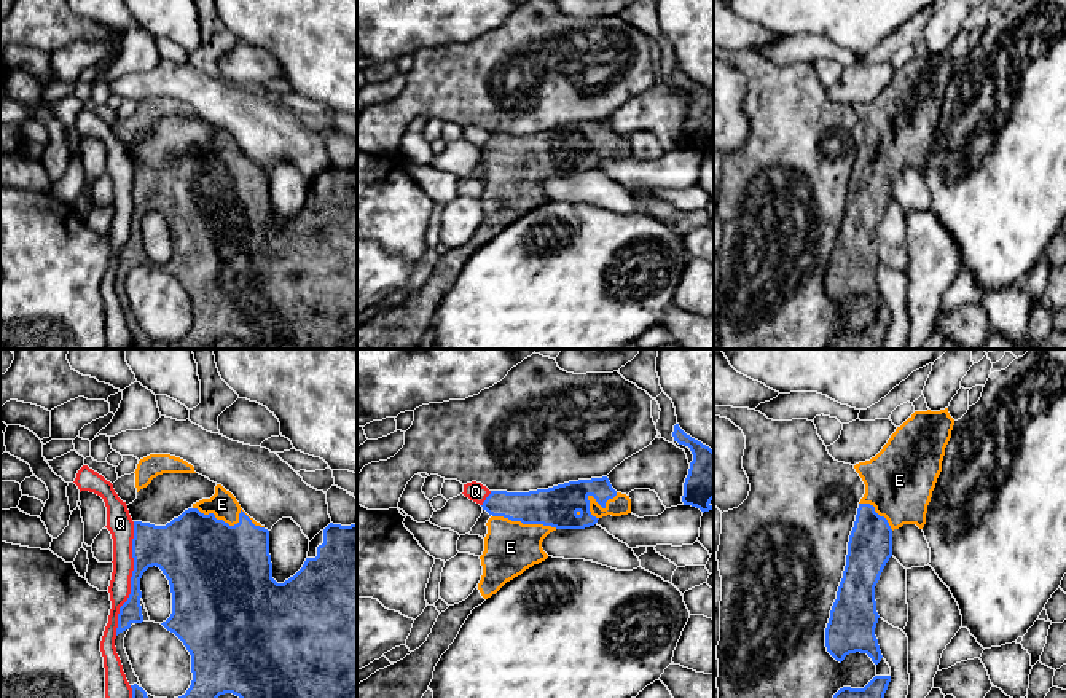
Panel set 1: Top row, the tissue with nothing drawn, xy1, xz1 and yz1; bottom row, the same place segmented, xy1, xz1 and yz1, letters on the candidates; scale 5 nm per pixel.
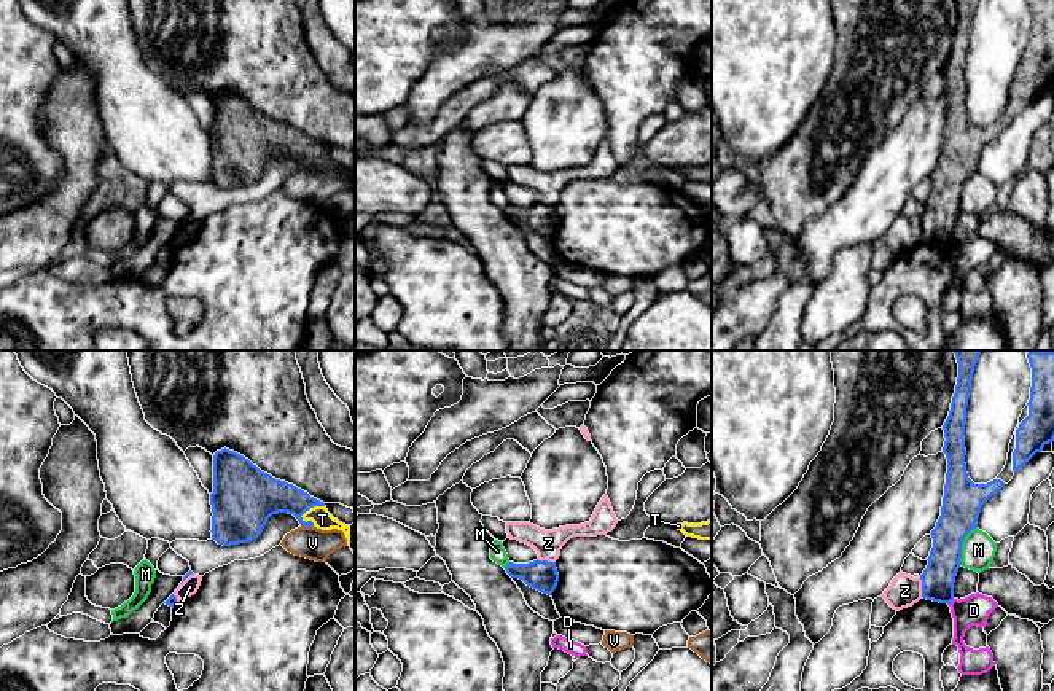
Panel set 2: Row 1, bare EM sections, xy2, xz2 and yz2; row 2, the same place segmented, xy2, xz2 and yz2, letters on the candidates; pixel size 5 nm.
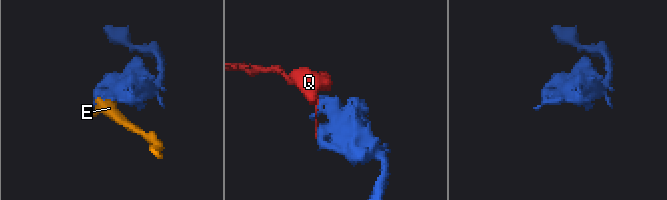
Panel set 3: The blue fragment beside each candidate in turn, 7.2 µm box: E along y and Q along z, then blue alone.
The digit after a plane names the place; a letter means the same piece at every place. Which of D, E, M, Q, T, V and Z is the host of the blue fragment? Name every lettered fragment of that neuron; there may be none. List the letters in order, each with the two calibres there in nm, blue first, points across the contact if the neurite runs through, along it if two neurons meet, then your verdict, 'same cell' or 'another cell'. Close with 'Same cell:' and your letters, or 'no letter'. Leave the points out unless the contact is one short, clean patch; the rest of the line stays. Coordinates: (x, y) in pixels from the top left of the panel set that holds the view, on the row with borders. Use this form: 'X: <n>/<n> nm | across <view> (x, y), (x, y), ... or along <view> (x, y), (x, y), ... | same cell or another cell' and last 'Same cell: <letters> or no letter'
D: 170/160 nm | along yz2 (954, 599), (949, 605) | another cell
E: 500/140 nm | same cell
M: 200/180 nm | another cell
Q: 220/120 nm | another cell
T: 220/100 nm | across xy2 (263, 495), (285, 497), (311, 507), (322, 519) | same cell
V: 190/160 nm | along xy2 (301, 524), (312, 527) | another cell
Z: 170/160 nm | along yz2 (919, 577), (922, 596) | another cell
Same cell: E, T

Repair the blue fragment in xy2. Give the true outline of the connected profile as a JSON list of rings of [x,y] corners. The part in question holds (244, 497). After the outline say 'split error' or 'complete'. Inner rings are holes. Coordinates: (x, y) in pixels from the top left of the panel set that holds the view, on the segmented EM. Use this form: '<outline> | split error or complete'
[[[221,449],[213,455],[212,540],[231,546],[258,538],[272,514],[293,514],[301,525],[342,530],[350,545],[350,525],[334,519],[323,502],[293,484],[261,471],[244,455]]] | split error

